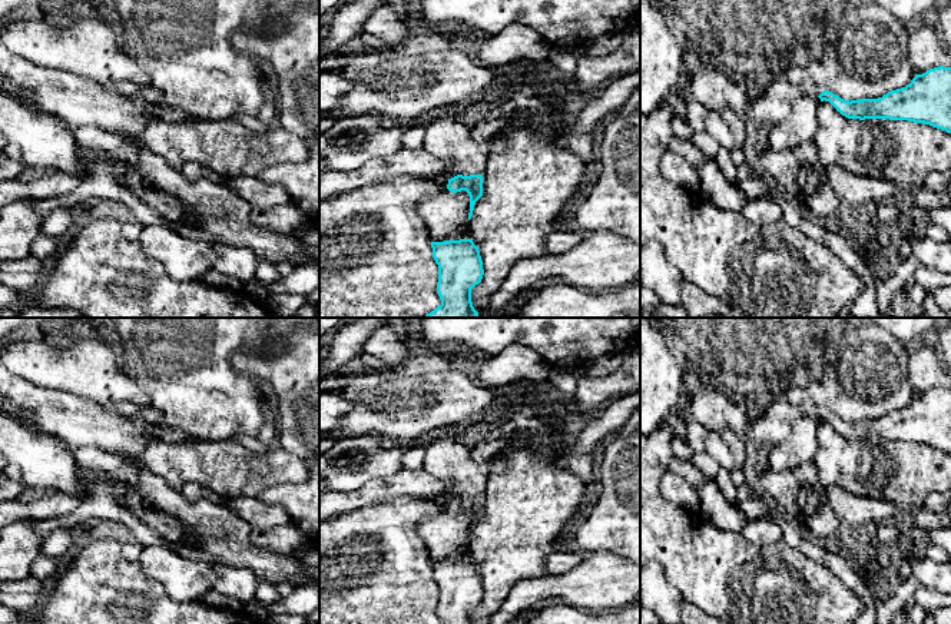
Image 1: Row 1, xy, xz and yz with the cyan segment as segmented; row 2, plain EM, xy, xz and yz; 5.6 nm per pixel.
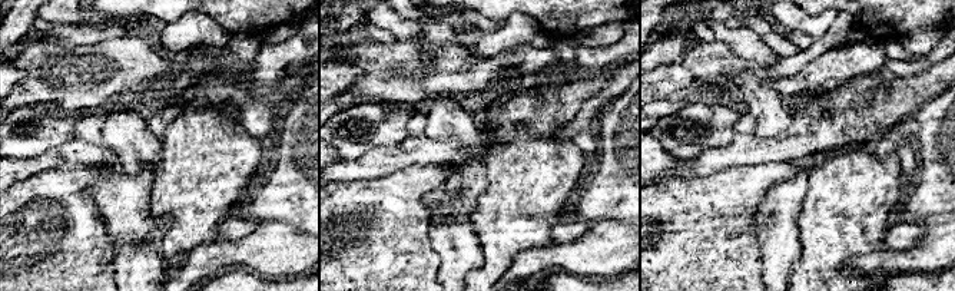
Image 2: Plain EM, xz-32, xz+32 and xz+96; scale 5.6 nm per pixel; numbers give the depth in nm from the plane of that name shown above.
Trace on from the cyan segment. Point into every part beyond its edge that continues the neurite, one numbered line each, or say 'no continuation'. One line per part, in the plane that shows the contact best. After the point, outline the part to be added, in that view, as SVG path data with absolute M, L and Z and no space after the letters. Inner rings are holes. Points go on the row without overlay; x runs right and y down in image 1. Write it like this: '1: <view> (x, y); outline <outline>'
1: xz (446, 458); outline M438 437L425 448L423 469L447 484L445 499L483 495L487 465L477 464L471 449L455 437Z

